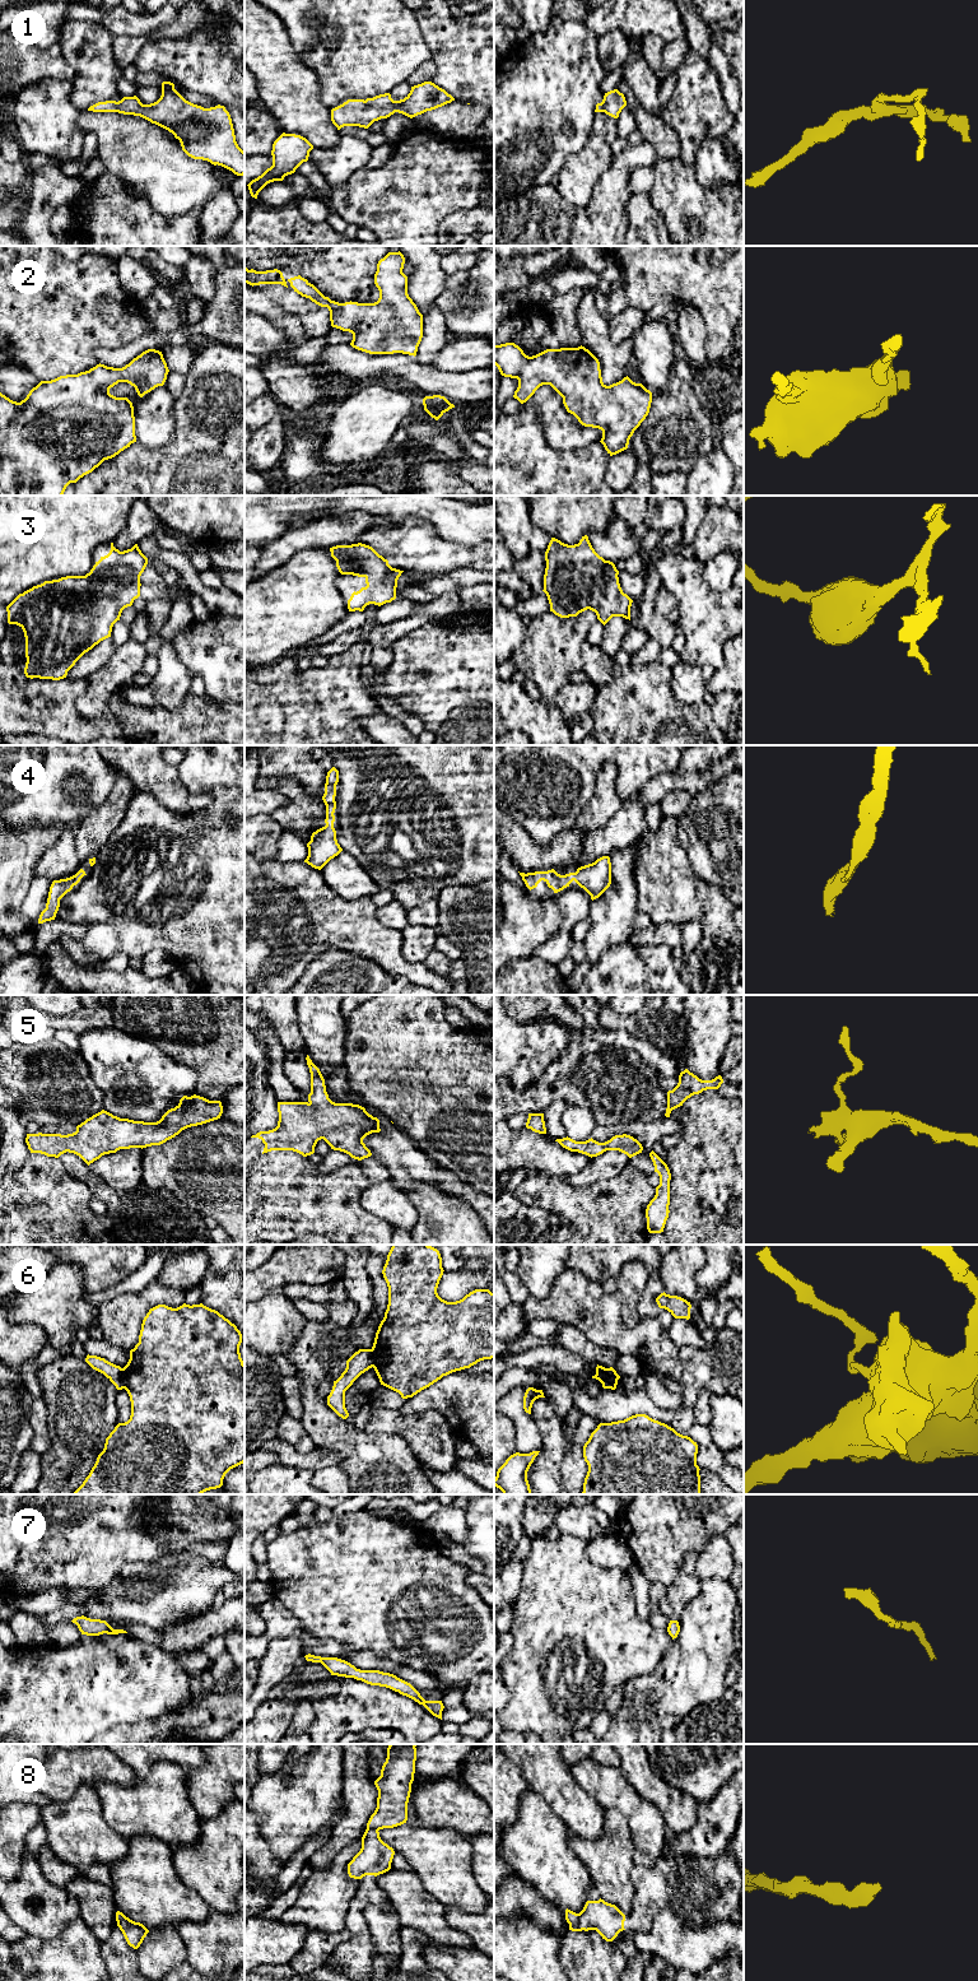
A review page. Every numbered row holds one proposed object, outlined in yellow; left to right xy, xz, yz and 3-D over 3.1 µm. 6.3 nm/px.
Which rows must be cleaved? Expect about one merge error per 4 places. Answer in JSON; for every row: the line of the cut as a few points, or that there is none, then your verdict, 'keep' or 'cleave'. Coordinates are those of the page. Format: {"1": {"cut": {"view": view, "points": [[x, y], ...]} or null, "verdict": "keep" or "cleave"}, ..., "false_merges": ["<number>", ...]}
{"1": {"cut": null, "verdict": "keep"}, "2": {"cut": null, "verdict": "keep"}, "3": {"cut": null, "verdict": "keep"}, "4": {"cut": null, "verdict": "keep"}, "5": {"cut": null, "verdict": "keep"}, "6": {"cut": {"view": "xy", "points": [[121, 1368], [121, 1380], [125, 1387]]}, "verdict": "cleave"}, "7": {"cut": null, "verdict": "keep"}, "8": {"cut": null, "verdict": "keep"}, "false_merges": ["6"]}

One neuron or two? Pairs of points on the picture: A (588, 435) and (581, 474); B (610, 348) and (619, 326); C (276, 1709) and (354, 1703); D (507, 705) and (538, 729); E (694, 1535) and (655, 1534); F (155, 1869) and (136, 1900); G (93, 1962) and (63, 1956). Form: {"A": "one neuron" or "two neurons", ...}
{"A": "two neurons", "B": "two neurons", "C": "two neurons", "D": "one neuron", "E": "one neuron", "F": "one neuron", "G": "one neuron"}

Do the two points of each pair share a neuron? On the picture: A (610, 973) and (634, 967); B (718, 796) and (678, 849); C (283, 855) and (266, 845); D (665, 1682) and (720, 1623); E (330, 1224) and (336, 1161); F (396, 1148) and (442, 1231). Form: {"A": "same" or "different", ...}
{"A": "same", "B": "different", "C": "different", "D": "same", "E": "different", "F": "different"}

